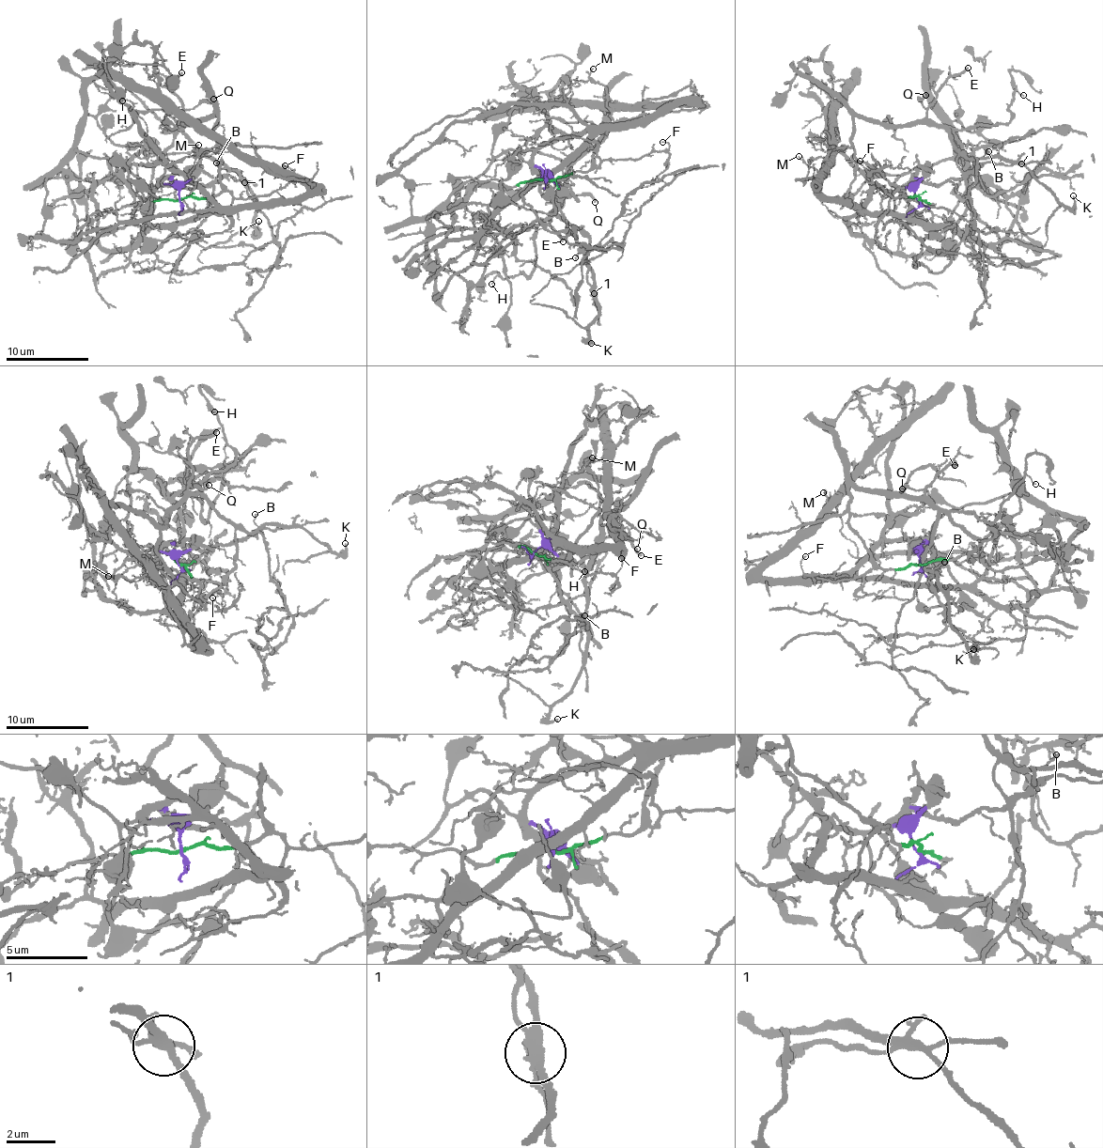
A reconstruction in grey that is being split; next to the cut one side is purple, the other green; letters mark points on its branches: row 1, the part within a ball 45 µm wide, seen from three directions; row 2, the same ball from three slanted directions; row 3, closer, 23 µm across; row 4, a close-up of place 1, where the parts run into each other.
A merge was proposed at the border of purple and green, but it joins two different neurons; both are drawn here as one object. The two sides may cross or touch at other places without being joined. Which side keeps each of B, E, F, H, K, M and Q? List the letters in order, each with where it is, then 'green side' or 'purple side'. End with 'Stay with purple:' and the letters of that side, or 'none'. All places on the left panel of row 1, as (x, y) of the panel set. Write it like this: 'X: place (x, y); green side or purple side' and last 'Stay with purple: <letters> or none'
B: place (216, 162); green side
E: place (181, 72); green side
F: place (285, 165); green side
H: place (122, 100); green side
K: place (258, 221); green side
M: place (198, 145); purple side
Q: place (213, 99); green side
Stay with purple: M

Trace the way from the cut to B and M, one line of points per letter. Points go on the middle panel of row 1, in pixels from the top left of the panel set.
B: (545, 179), (591, 167), (600, 125), (609, 130), (569, 167), (556, 210), (588, 239), (576, 258)
M: (545, 179), (534, 157), (587, 126), (563, 91), (585, 81), (594, 68)

